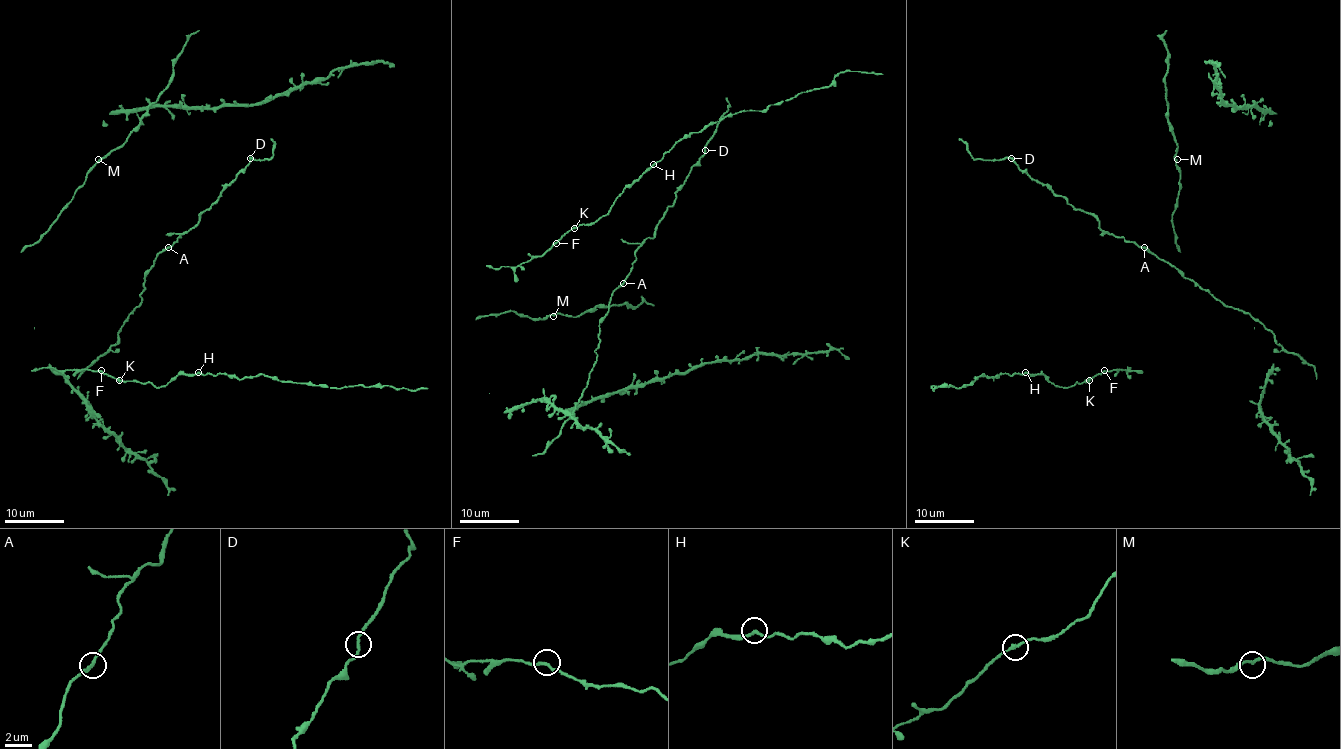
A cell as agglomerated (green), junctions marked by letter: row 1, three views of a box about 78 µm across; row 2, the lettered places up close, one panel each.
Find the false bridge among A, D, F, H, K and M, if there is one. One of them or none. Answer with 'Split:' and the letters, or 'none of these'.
Split: none of these

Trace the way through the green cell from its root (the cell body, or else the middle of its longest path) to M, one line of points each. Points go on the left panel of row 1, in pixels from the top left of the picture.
M: (22, 251), (33, 245), (57, 219), (83, 183), (88, 170), (98, 159)

